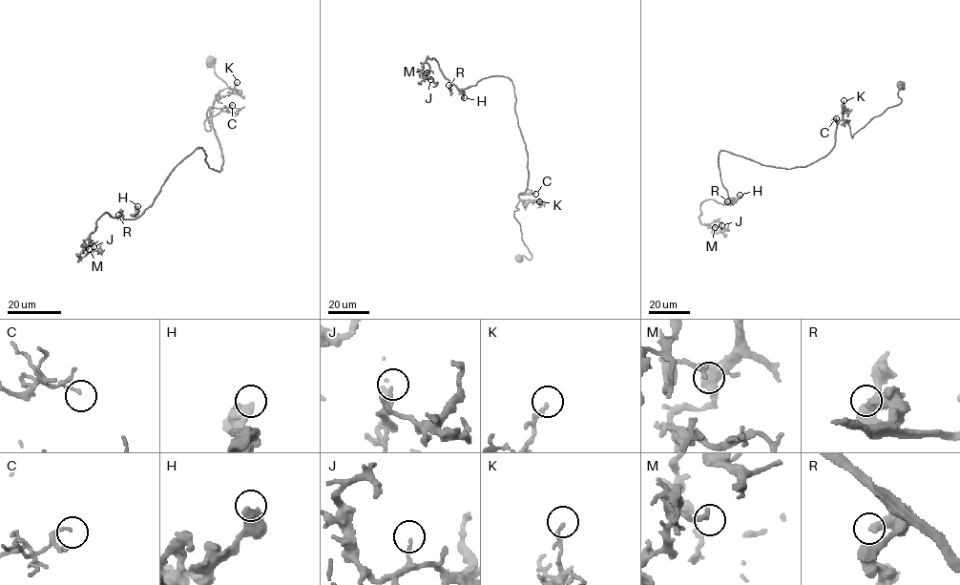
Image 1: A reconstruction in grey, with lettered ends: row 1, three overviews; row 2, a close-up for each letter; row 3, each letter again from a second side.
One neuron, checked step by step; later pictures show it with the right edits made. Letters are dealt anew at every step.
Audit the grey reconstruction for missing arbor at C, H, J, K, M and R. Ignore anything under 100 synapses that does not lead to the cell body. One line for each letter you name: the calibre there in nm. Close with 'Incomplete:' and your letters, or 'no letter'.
Incomplete: no letter

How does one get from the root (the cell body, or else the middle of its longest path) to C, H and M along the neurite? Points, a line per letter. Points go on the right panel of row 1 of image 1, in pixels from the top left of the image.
C: (900, 86), (897, 95), (902, 101), (874, 116), (852, 137), (848, 123), (841, 119), (836, 126), (836, 118)
H: (900, 86), (902, 101), (852, 137), (841, 119), (833, 148), (807, 165), (720, 151), (728, 198), (740, 195)
M: (900, 86), (852, 137), (841, 119), (807, 165), (720, 151), (731, 204), (705, 199), (699, 217), (715, 227)

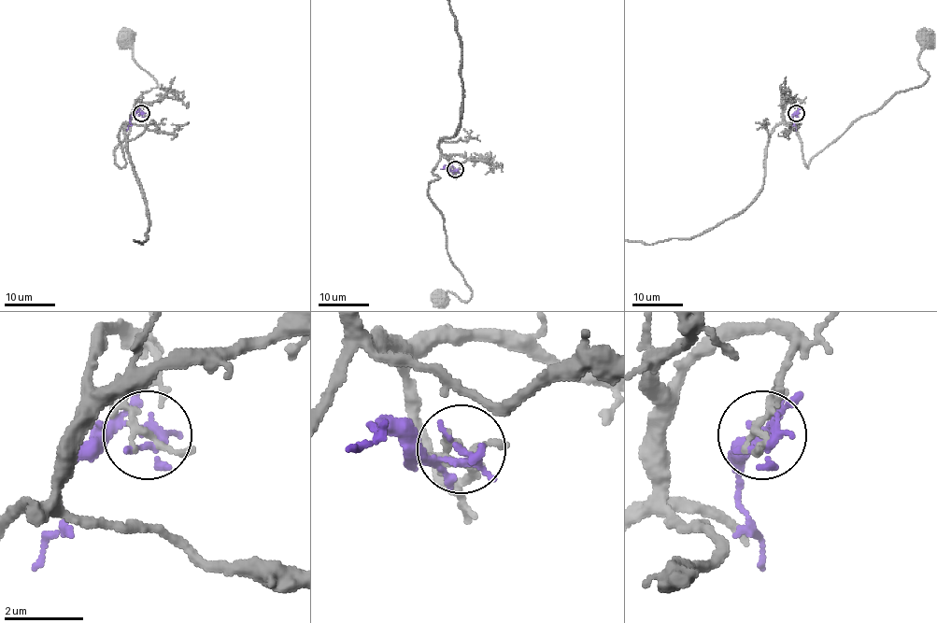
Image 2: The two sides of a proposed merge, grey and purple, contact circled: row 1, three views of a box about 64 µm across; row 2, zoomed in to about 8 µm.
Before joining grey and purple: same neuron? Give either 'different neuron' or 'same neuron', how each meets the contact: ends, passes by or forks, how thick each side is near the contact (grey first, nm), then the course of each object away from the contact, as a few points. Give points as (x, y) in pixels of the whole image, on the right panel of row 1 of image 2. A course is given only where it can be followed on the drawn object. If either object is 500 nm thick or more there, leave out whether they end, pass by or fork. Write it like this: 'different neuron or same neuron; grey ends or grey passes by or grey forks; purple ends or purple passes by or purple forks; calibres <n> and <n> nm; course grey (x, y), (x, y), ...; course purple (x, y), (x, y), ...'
different neuron; grey passes by; purple ends; calibres 160 and 280 nm; course grey (796, 113), (793, 99), (783, 121), (794, 128), (807, 167), (861, 117), (927, 78), (918, 62), (925, 41); course purple (797, 113), (793, 118), (796, 131)

